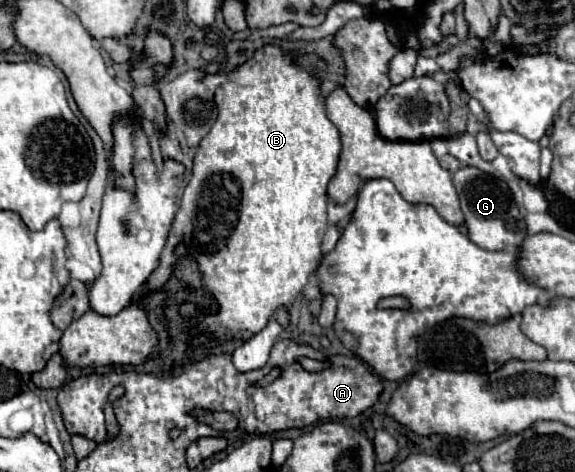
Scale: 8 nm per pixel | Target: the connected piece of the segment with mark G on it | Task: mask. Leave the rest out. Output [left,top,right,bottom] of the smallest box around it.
[452,167,526,251]

